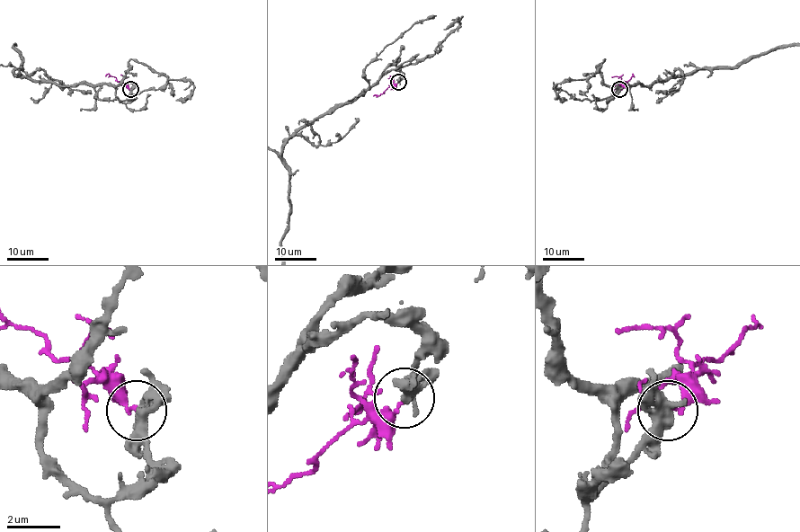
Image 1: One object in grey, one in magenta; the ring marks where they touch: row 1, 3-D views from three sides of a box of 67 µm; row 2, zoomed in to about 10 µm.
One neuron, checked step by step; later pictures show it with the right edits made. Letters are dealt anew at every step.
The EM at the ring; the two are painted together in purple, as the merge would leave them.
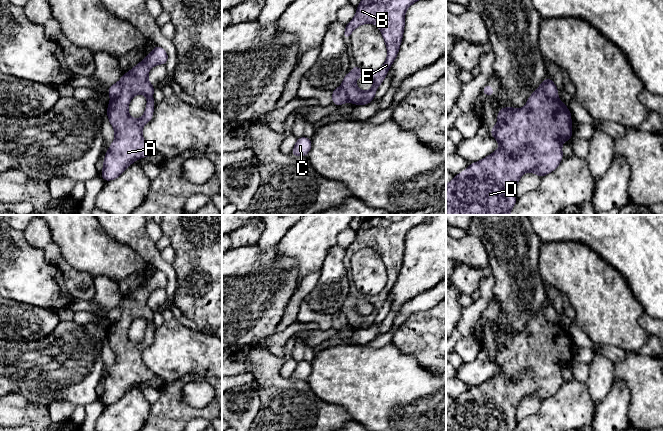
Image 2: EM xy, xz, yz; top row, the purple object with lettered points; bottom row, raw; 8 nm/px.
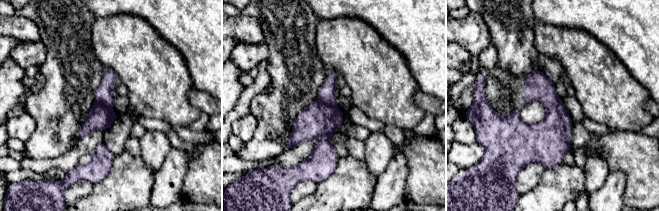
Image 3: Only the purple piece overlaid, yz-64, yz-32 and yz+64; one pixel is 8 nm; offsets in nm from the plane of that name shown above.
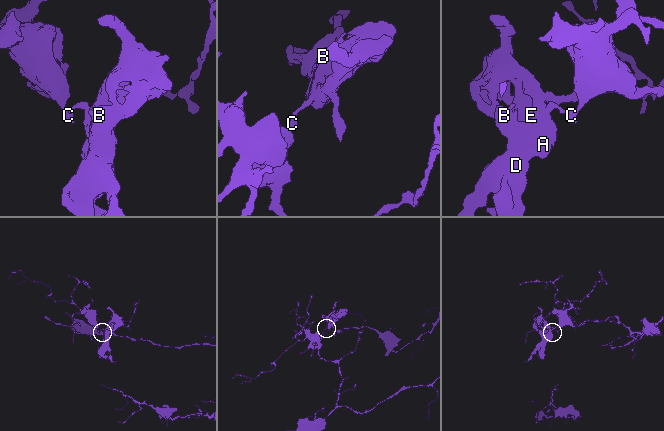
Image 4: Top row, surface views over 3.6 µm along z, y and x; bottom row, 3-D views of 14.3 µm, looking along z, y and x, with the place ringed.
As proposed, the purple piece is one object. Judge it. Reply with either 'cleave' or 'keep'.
cleave

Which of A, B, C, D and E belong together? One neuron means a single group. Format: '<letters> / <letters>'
A B D E / C

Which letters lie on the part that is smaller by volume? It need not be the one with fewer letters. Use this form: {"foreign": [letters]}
{"foreign": ["A", "B", "D", "E"]}

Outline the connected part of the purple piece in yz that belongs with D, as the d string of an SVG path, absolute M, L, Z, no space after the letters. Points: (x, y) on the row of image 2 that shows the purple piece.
M548 77L540 84L528 98L526 105L521 109L511 106L498 111L498 123L492 127L490 134L501 145L492 154L466 167L462 173L446 185L446 215L510 215L515 206L516 185L525 172L537 174L540 178L554 171L563 159L562 143L570 141L573 126L571 112L559 99L550 99L545 94L545 84Z

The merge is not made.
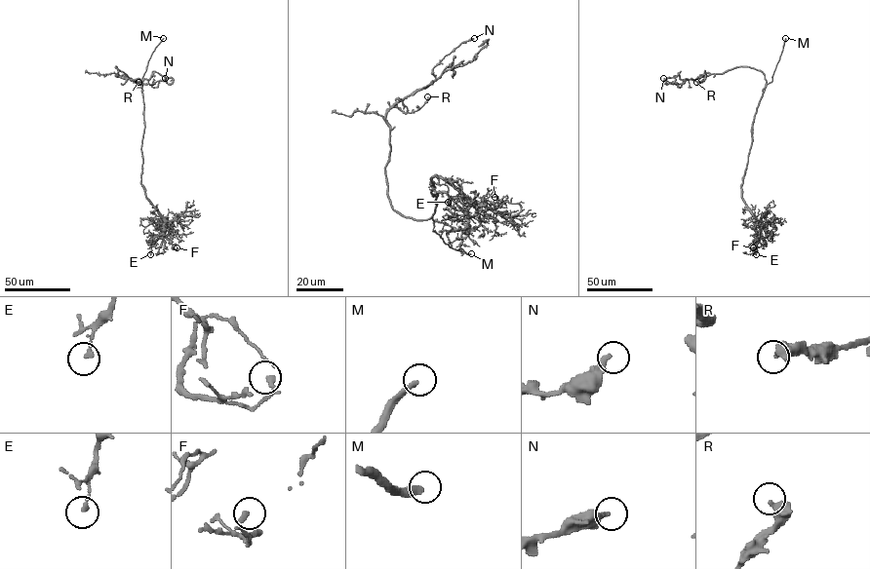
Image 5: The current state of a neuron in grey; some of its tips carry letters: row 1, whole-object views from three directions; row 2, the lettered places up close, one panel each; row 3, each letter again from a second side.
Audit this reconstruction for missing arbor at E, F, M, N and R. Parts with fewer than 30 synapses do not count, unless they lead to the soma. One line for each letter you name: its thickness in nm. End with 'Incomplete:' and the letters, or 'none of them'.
M: Thickness 280 nm
Incomplete: M

